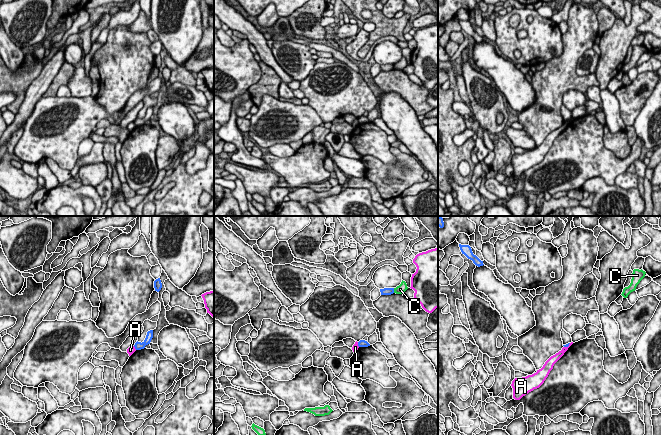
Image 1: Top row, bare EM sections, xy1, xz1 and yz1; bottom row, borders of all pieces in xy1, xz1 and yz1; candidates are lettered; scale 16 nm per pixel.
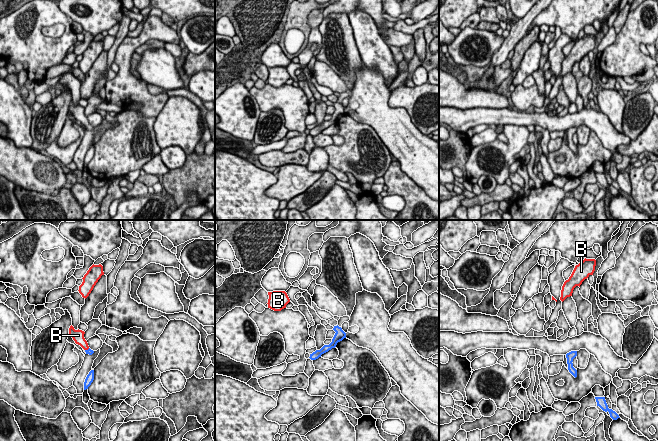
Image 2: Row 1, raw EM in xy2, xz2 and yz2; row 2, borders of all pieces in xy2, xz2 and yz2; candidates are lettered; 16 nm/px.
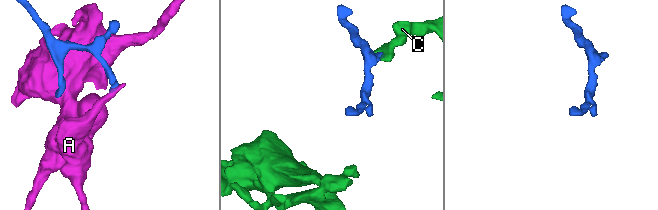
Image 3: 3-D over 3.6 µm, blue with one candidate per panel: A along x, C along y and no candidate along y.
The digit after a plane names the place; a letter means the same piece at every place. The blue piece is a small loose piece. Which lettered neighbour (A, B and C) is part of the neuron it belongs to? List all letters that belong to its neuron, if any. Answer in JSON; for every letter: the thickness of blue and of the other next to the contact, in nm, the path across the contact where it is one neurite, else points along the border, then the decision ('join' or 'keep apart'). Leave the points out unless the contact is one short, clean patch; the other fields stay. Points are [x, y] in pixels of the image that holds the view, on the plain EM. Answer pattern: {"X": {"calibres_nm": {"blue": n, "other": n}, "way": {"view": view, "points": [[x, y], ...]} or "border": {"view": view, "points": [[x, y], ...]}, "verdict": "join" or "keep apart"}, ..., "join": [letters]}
{"A": {"calibres_nm": {"blue": 50, "other": 120}, "border": {"view": "yz1", "points": [[570, 119], [564, 123]]}, "verdict": "keep apart"}, "B": {"calibres_nm": {"blue": 90, "other": 180}, "way": {"view": "xy2", "points": [[89, 127], [88, 125], [78, 113]]}, "verdict": "join"}, "C": {"calibres_nm": {"blue": 130, "other": 140}, "border": {"view": "xz1", "points": [[393, 64], [394, 68]]}, "verdict": "keep apart"}, "join": ["B"]}

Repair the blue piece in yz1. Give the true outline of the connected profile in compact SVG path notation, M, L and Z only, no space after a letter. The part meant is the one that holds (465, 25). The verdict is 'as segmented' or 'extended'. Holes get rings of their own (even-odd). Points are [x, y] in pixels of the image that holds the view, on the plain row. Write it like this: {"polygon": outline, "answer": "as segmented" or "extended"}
{"polygon": "M459 20L459 23L462 30L464 30L468 35L472 36L476 42L480 43L484 41L483 37L481 37L476 31L473 30L472 25L469 21Z", "answer": "as segmented"}

